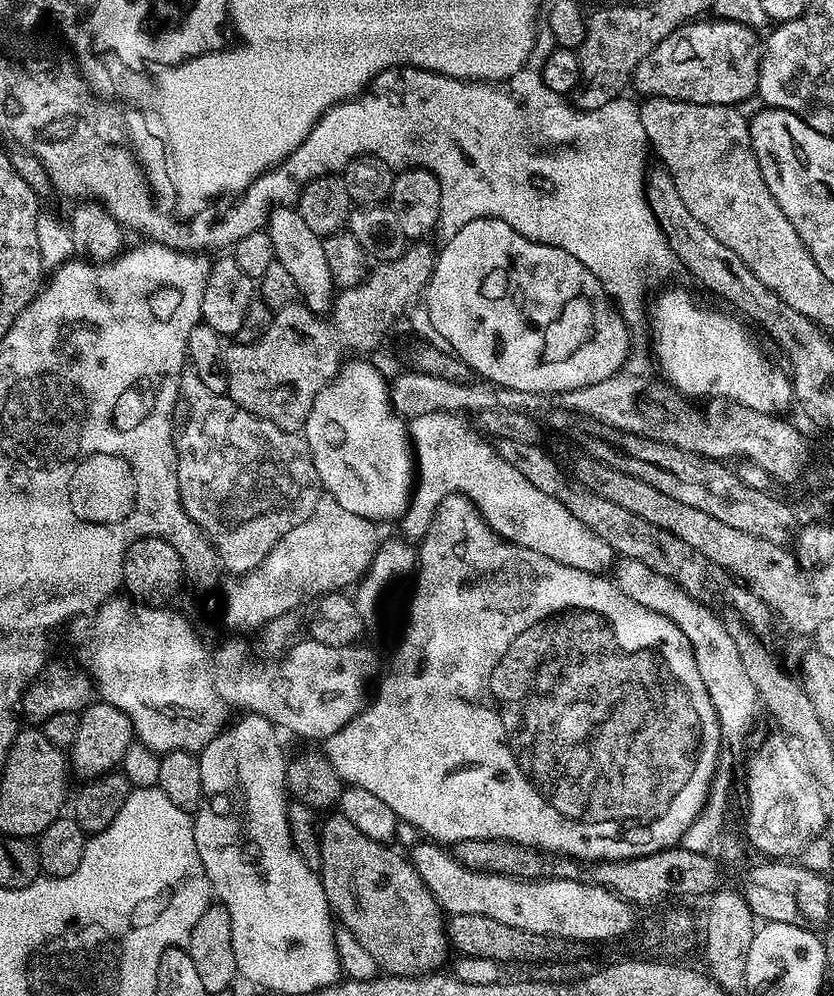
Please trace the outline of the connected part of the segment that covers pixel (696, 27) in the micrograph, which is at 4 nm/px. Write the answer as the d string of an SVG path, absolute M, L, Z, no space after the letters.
M700 18L683 24L642 58L632 84L644 98L661 96L695 104L738 106L758 92L762 40L756 36L757 29L733 20Z

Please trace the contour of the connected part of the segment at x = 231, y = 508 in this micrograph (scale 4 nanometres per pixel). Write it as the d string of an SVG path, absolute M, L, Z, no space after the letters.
M190 366L185 367L180 375L180 396L176 399L174 413L174 439L182 506L210 538L223 569L233 577L242 577L263 562L284 535L310 517L322 495L310 446L300 432L282 430L274 426L274 422L238 406L231 396L214 394L214 390L209 390Z

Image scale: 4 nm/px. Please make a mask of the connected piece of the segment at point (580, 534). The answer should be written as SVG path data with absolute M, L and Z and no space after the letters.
M421 411L420 416L408 424L414 453L414 487L408 508L398 520L405 533L400 532L409 541L423 540L430 530L436 508L445 496L459 494L472 502L485 522L503 540L526 546L526 550L538 550L538 554L546 554L546 558L554 558L554 562L574 566L574 570L600 574L611 569L614 564L611 546L594 529L587 528L577 513L566 510L566 506L550 494L542 494L534 482L503 460L495 447L464 420L467 419L463 415L454 412L426 414Z

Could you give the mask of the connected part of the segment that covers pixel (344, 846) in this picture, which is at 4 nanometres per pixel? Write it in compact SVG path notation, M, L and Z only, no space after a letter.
M339 812L327 816L330 817L322 820L318 828L318 875L326 892L327 902L333 913L337 914L339 923L354 934L355 940L373 955L377 967L389 975L417 977L441 969L448 952L450 953L442 909L414 870L411 861L405 855L403 857L388 848L390 846L387 843L367 838Z

